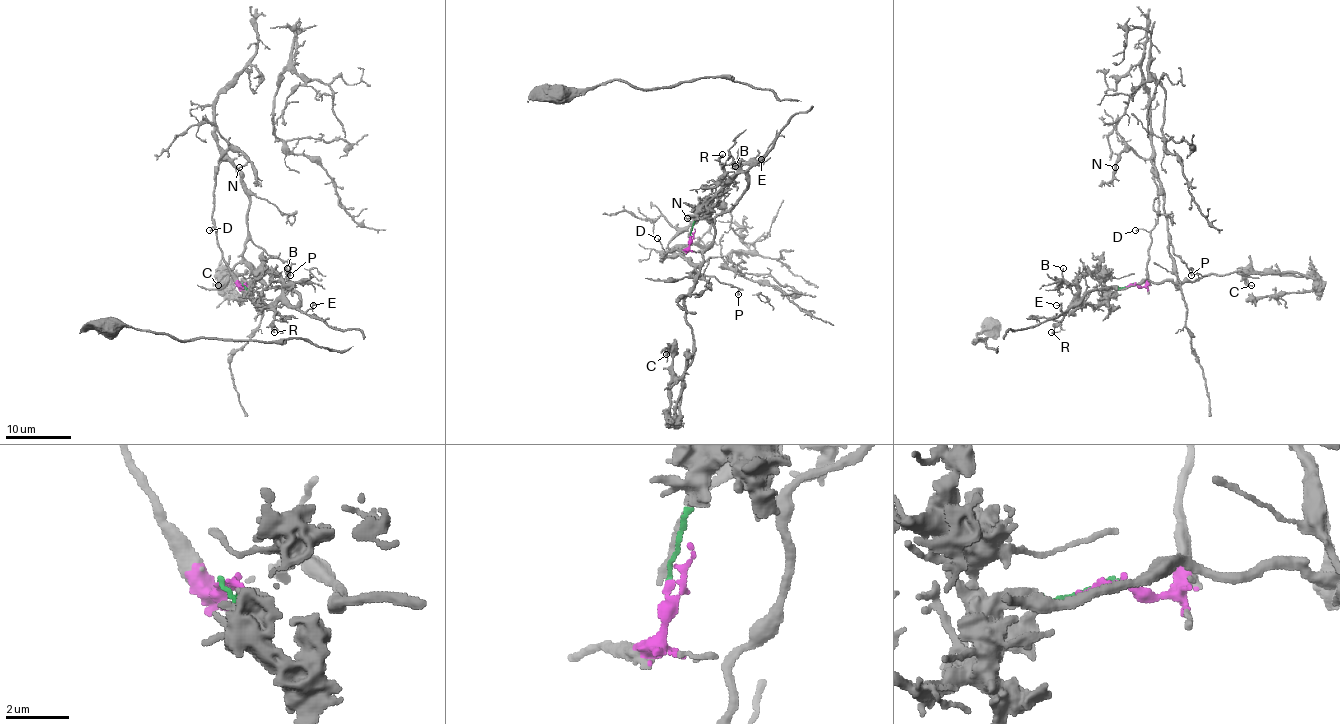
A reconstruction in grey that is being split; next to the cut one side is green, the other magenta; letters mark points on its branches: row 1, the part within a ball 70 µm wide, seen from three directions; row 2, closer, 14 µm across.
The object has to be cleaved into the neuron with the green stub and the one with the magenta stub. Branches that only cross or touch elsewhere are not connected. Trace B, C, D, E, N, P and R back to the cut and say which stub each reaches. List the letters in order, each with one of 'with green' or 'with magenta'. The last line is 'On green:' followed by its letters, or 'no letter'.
B: with green
C: with green
D: with magenta
E: with green
N: with magenta
P: with magenta
R: with green
On green: B, C, E, R

